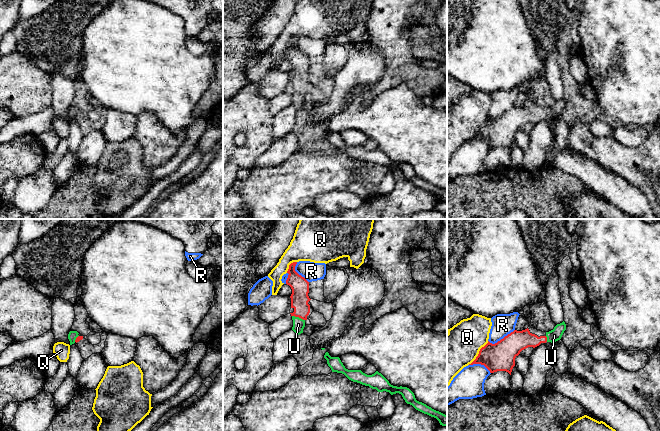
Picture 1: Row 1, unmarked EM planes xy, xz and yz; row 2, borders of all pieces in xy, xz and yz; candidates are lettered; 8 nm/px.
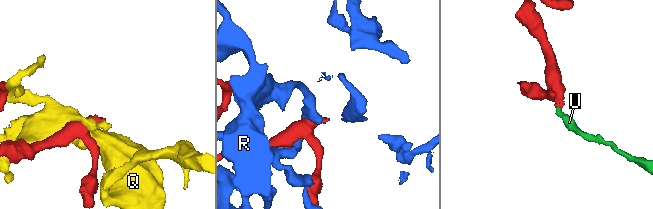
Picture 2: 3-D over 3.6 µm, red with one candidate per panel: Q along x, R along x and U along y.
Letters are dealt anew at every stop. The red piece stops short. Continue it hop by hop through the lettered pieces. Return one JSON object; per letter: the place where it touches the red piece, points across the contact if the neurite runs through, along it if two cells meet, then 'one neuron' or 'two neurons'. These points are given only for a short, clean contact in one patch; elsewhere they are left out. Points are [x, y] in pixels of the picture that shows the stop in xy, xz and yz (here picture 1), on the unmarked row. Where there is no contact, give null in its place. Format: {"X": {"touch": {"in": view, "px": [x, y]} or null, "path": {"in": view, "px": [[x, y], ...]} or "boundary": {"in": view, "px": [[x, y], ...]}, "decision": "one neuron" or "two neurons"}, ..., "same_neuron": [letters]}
{"Q": {"touch": {"in": "yz", "px": [479, 129]}, "decision": "two neurons"}, "R": {"touch": {"in": "yz", "px": [501, 115]}, "decision": "two neurons"}, "U": {"touch": {"in": "xz", "px": [298, 92]}, "path": {"in": "xz", "px": [[300, 62], [298, 92], [298, 100]]}, "decision": "one neuron"}, "same_neuron": ["U"]}

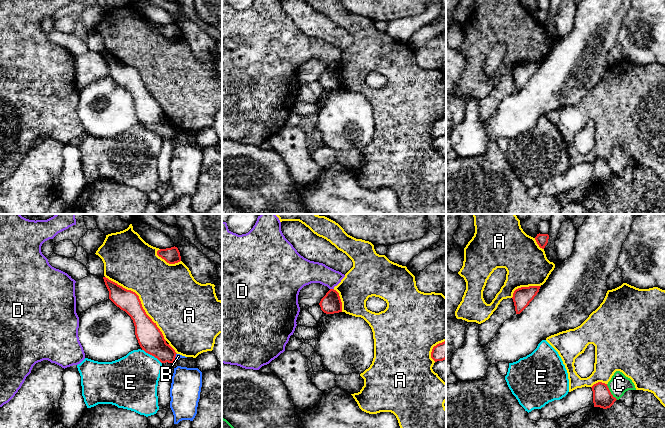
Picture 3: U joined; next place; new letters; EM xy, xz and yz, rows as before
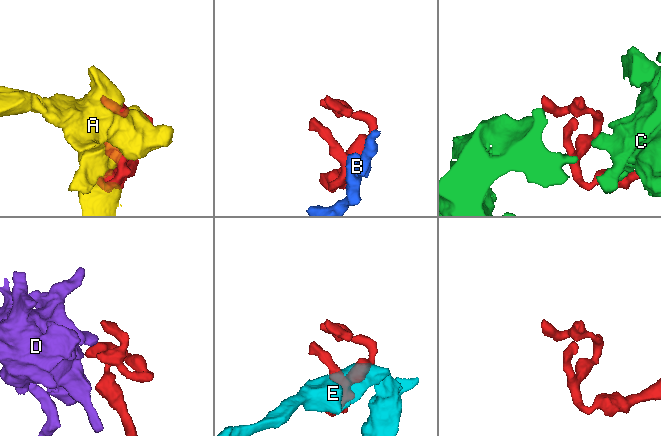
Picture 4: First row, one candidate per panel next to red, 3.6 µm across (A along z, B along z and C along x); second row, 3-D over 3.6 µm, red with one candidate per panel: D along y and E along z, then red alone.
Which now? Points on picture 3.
{"A": {"touch": {"in": "xy", "px": [140, 78]}, "decision": "two neurons"}, "B": {"touch": {"in": "xy", "px": [175, 132]}, "boundary": {"in": "xy", "px": [[176, 129], [173, 137]]}, "decision": "two neurons"}, "C": {"touch": {"in": "yz", "px": [610, 168]}, "boundary": {"in": "yz", "px": [[606, 160], [609, 167], [617, 175]]}, "decision": "two neurons"}, "D": {"touch": {"in": "xz", "px": [332, 65]}, "boundary": {"in": "xz", "px": [[330, 64], [333, 65]]}, "decision": "two neurons"}, "E": {"touch": {"in": "xy", "px": [152, 131]}, "decision": "two neurons"}, "same_neuron": []}

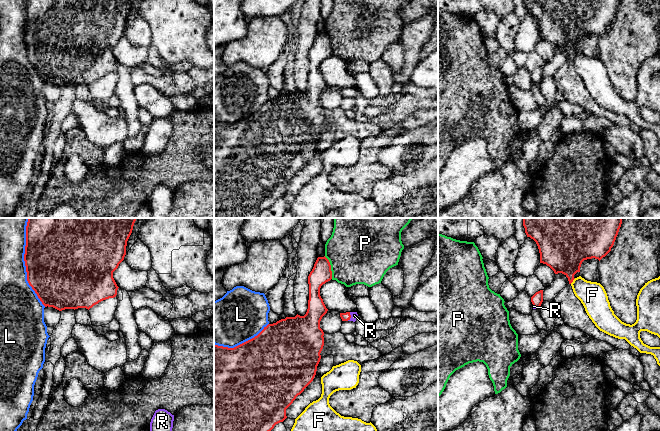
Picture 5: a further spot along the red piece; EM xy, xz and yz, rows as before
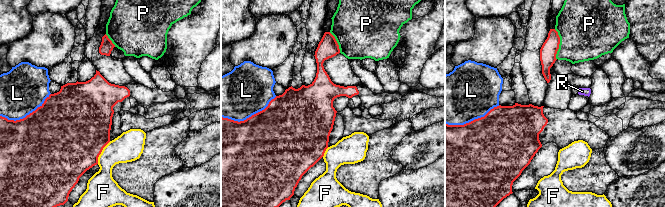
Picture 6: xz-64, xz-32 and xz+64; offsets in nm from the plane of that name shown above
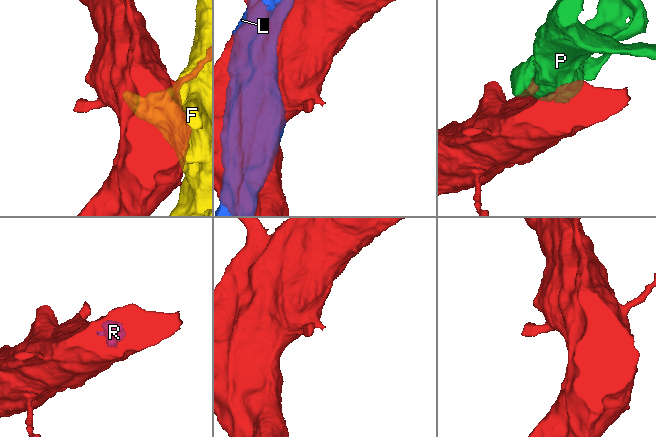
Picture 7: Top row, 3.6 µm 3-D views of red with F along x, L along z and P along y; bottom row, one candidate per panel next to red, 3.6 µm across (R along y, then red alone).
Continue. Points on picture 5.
{"F": {"touch": {"in": "yz", "px": [572, 57]}, "decision": "two neurons"}, "L": {"touch": {"in": "xy", "px": [25, 41]}, "decision": "two neurons"}, "P": {"touch": {"in": "xz", "px": [330, 43]}, "decision": "two neurons"}, "R": {"touch": {"in": "xz", "px": [350, 92]}, "path": {"in": "xz", "px": [[346, 92], [350, 92], [354, 91]]}, "decision": "one neuron"}, "same_neuron": ["R"]}

